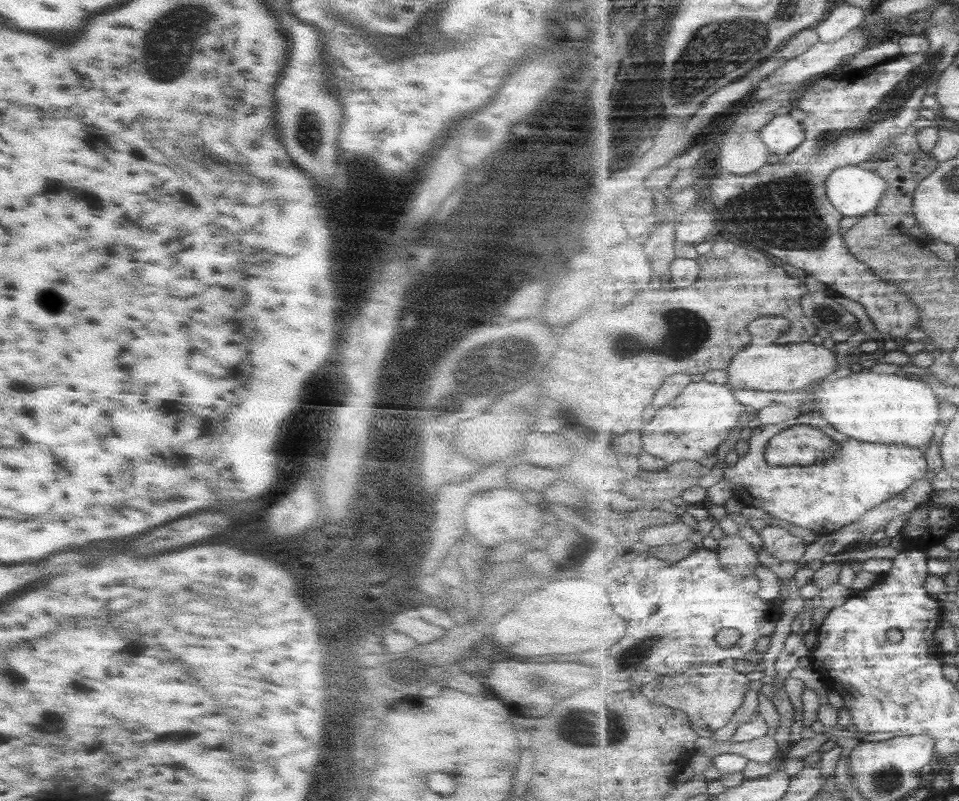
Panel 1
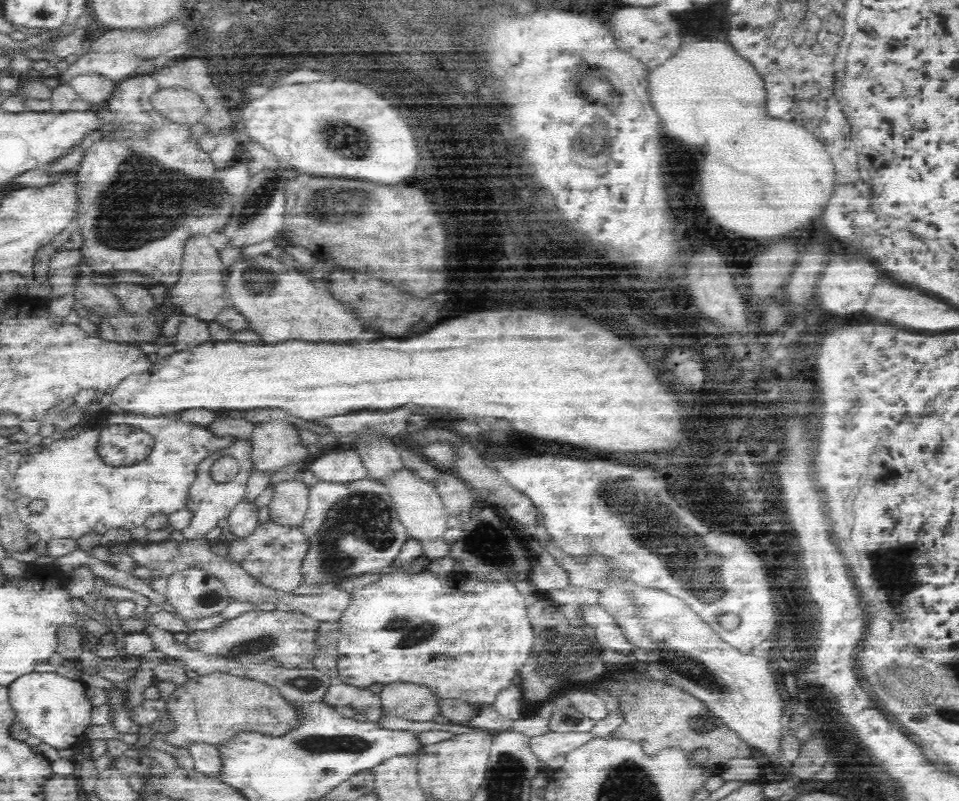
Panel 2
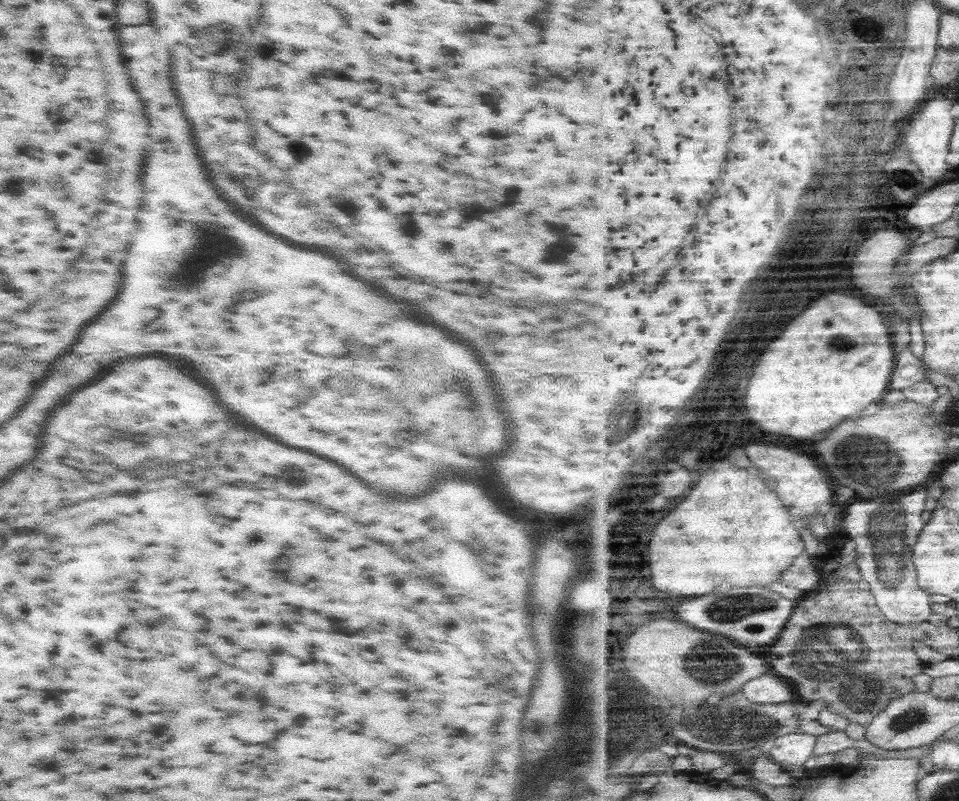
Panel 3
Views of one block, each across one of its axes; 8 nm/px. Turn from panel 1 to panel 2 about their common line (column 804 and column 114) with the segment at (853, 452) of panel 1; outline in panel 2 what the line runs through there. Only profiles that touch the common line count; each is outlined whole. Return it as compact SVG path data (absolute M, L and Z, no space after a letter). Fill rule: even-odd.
M112 414L106 418L104 424L90 424L82 428L78 434L70 438L62 438L53 441L47 447L34 454L22 455L21 463L10 486L12 500L16 510L21 516L26 527L40 536L43 542L50 542L54 538L72 538L78 540L80 536L88 532L98 532L103 535L110 529L125 529L130 531L136 526L143 526L150 516L156 514L169 515L185 510L187 492L194 482L195 470L200 461L203 461L210 453L225 447L232 436L217 436L206 427L180 422L175 417L144 415ZM110 425L126 425L147 432L153 439L151 453L139 463L133 463L130 468L125 466L108 466L98 456L94 436L99 436L101 430ZM34 499L44 501L44 510L34 513L29 509L29 504Z

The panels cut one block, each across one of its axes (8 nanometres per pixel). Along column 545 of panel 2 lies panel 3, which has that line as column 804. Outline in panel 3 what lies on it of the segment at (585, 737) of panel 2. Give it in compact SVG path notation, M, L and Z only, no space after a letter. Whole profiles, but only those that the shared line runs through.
M797 732L779 737L771 745L771 759L780 766L786 764L803 766L815 752L817 737L813 734Z

